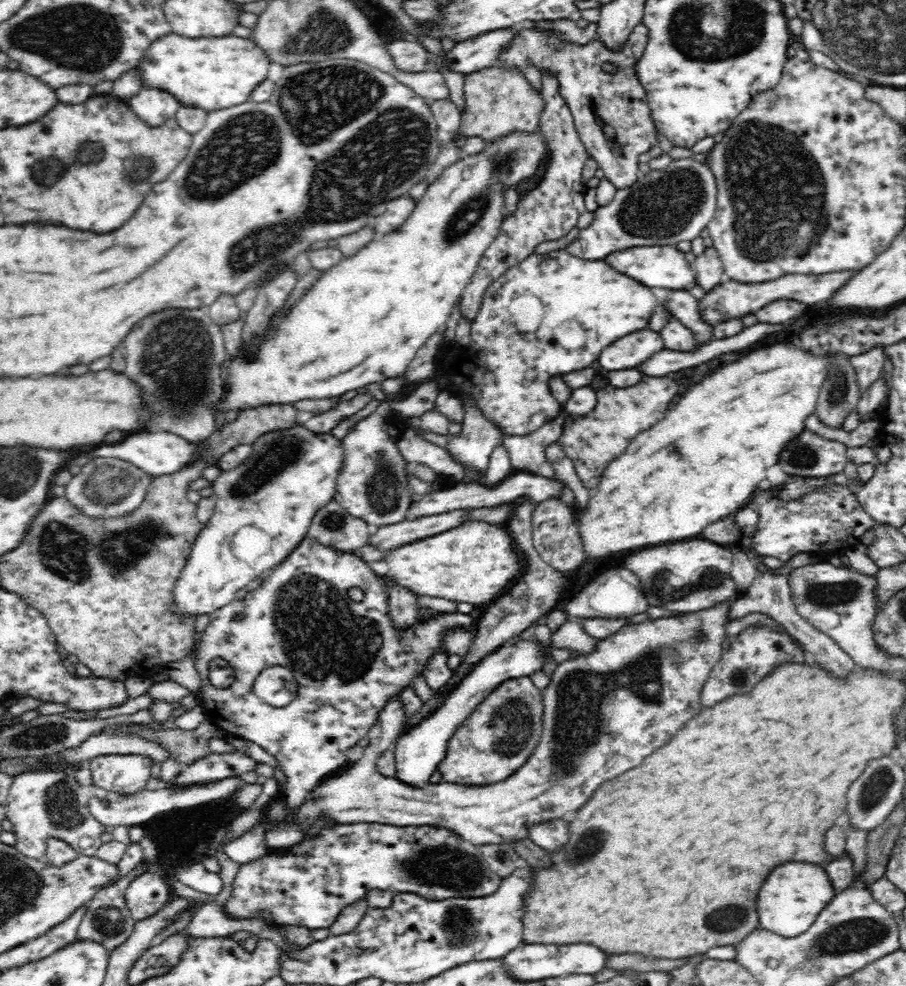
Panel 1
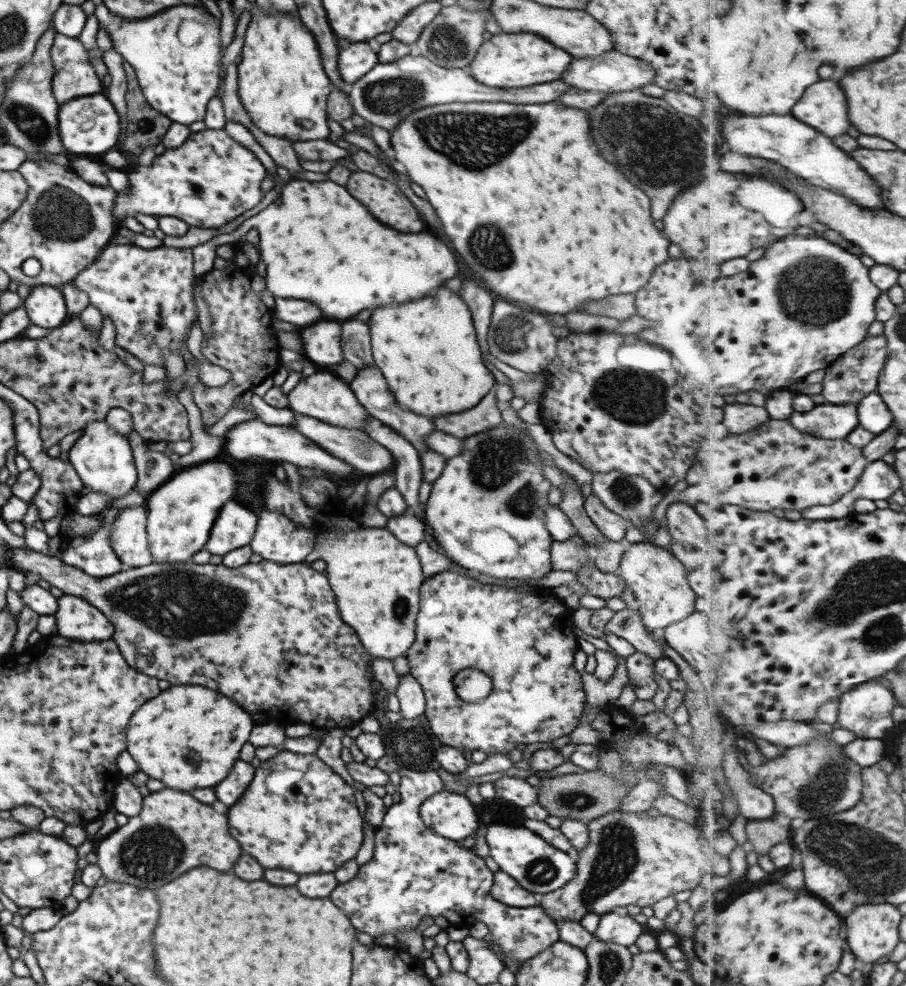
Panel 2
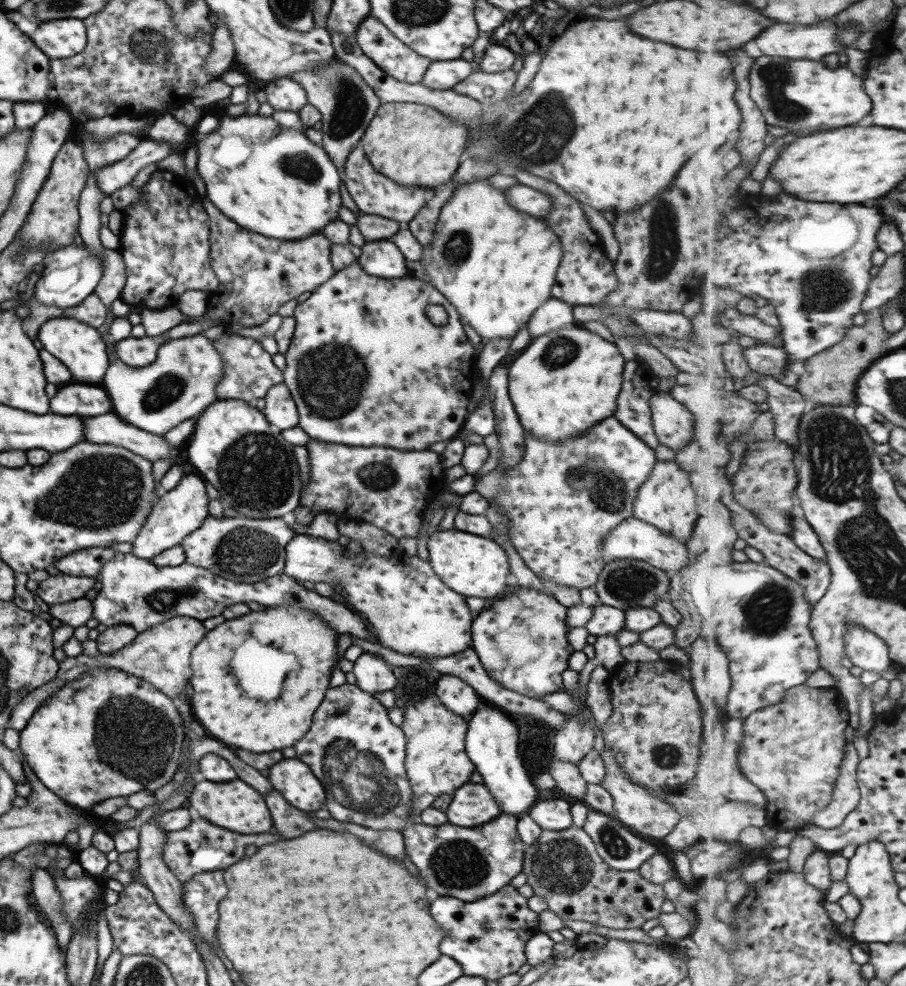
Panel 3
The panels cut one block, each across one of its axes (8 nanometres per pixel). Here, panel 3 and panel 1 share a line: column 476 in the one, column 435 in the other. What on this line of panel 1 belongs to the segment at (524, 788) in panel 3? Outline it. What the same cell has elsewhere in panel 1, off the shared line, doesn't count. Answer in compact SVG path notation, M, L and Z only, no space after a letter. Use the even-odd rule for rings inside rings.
M532 633L527 638L519 639L513 646L503 646L500 650L486 656L474 665L472 672L469 672L442 701L442 704L432 711L426 720L422 720L418 726L410 728L407 733L402 733L395 741L393 748L395 751L396 774L394 778L402 780L408 786L422 788L430 784L430 776L436 772L438 764L446 756L448 740L452 734L458 731L459 727L469 718L468 714L490 694L499 684L510 679L529 677L536 671L542 671L544 662L548 656L552 656L548 651L540 647Z

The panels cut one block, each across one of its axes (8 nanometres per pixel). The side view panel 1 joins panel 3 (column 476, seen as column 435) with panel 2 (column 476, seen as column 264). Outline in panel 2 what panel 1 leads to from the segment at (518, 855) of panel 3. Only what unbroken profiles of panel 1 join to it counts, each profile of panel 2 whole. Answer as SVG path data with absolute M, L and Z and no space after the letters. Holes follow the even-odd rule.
M401 768L399 769L399 774L401 776L401 783L397 786L396 793L396 801L391 807L387 808L385 815L383 816L383 821L381 825L375 829L375 838L374 838L374 852L372 856L372 860L370 862L366 862L364 866L359 866L358 874L348 882L340 883L336 888L334 888L334 892L330 894L330 900L340 908L340 910L344 910L344 914L352 920L352 924L354 924L355 929L360 932L366 932L366 934L370 934L370 936L382 936L382 934L394 934L396 936L397 932L403 932L403 930L419 930L418 925L420 922L429 922L431 918L435 916L444 916L446 920L448 920L451 925L462 925L464 927L470 927L475 923L475 921L482 922L489 928L489 933L492 934L492 944L500 945L503 953L501 958L508 957L515 961L526 961L530 958L534 958L539 952L546 950L551 944L554 944L559 940L559 928L557 927L557 923L555 920L550 918L550 915L546 912L546 909L543 909L540 903L528 907L528 908L516 908L511 906L506 906L506 904L502 904L498 902L491 895L491 888L493 885L493 874L492 870L488 869L486 866L485 860L476 856L476 853L469 848L466 848L461 842L450 840L436 834L431 828L428 828L425 825L425 822L421 819L419 808L421 804L430 796L434 796L437 792L444 790L443 780L440 778L437 770L430 771L415 771L413 769Z

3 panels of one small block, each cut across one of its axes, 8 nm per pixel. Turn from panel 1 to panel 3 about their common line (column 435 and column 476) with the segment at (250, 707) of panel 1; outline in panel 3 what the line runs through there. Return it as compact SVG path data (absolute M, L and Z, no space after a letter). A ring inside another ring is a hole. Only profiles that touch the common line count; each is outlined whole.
M520 588L506 598L501 597L492 601L493 605L476 614L471 625L471 650L476 652L479 662L486 670L486 674L522 696L540 699L546 694L560 692L563 689L562 672L568 670L568 661L574 648L568 643L566 634L571 630L567 624L567 608L562 606L556 598L536 589Z

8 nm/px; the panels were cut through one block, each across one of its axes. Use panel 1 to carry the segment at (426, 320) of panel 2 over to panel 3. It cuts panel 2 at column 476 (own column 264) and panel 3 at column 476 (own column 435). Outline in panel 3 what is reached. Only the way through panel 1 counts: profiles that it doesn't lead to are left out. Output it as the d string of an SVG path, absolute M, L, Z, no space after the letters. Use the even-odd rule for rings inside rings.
M487 179L454 188L450 200L443 204L434 227L430 246L423 246L420 264L430 284L454 304L462 320L487 342L494 338L513 338L526 325L542 302L552 298L558 265L562 262L559 237L544 218L518 212L506 200L503 188L495 188Z

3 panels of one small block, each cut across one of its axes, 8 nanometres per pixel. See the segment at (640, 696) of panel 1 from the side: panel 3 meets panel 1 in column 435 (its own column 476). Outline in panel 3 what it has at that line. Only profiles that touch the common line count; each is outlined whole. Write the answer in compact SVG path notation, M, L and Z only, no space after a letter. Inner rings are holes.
M464 783L452 795L452 802L446 809L450 824L478 827L489 823L502 812L502 808L490 796L490 790L482 783Z

